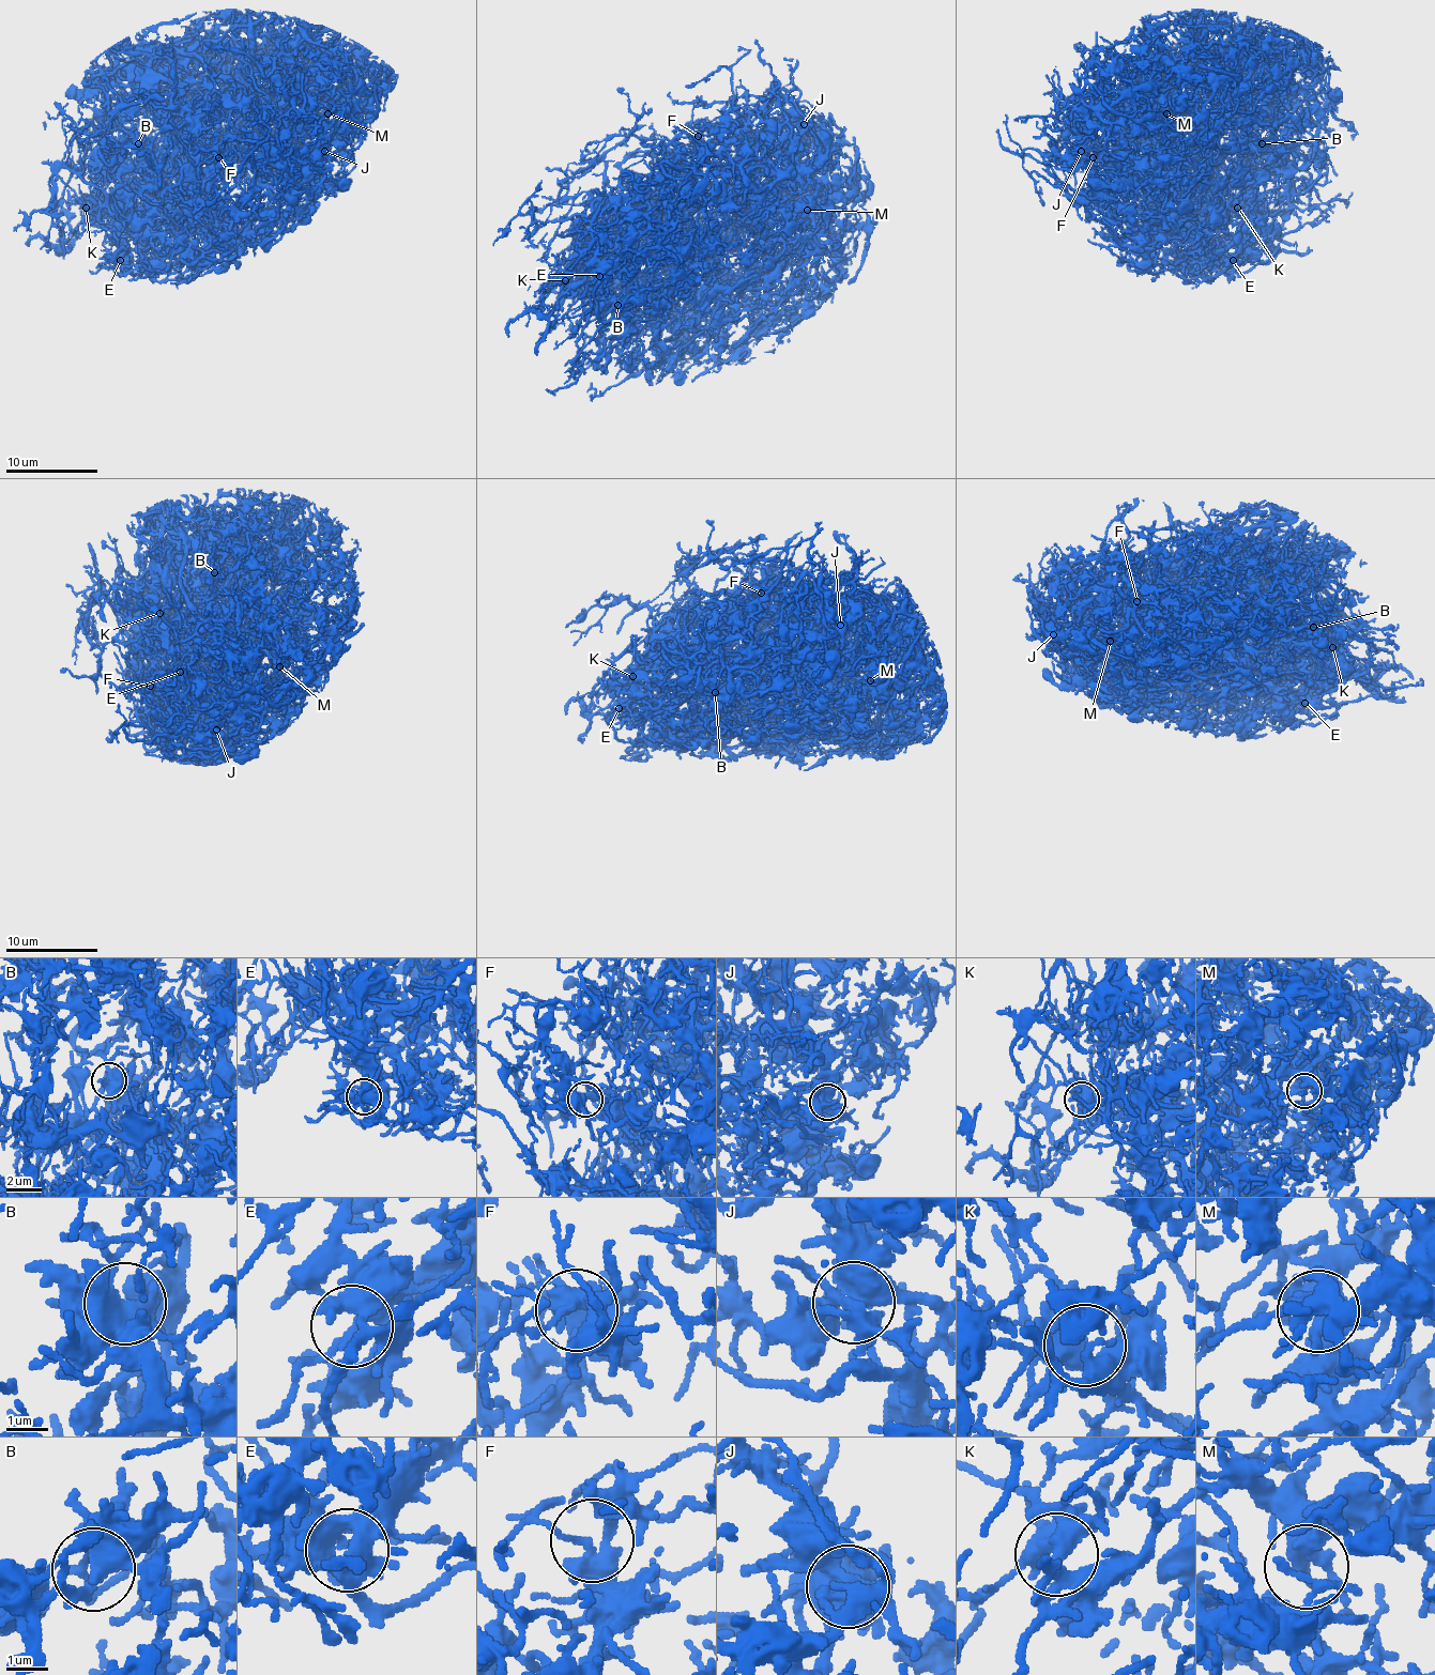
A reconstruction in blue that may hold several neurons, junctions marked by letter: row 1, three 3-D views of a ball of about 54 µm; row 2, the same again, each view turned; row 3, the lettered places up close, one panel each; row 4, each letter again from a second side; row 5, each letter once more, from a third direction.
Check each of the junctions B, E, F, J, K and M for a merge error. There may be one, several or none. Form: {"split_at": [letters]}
{"split_at": []}

